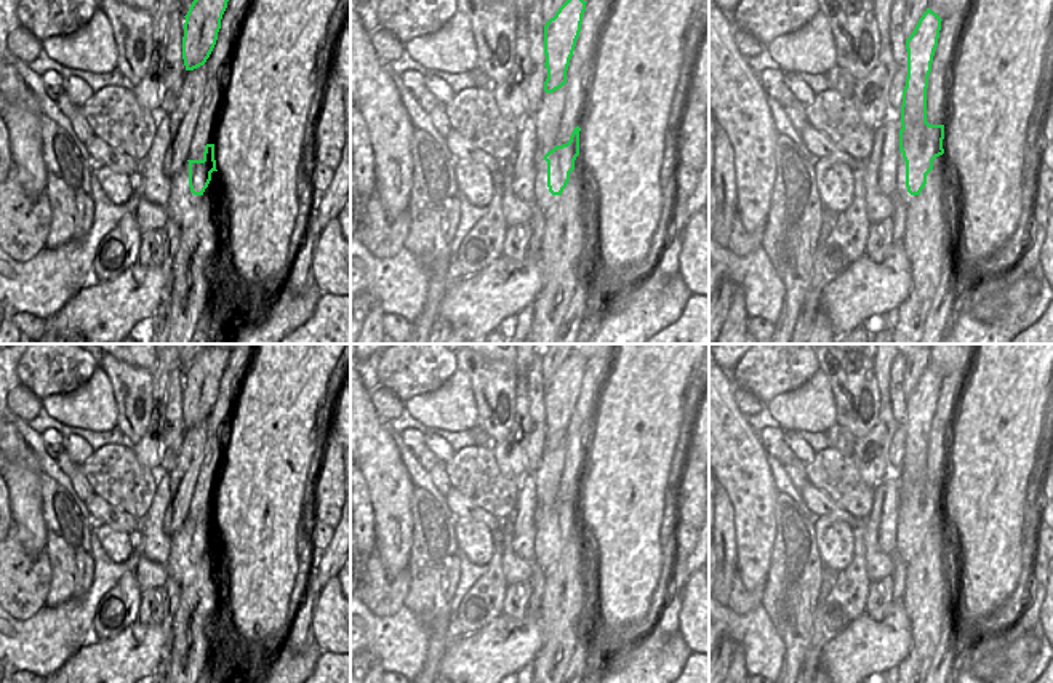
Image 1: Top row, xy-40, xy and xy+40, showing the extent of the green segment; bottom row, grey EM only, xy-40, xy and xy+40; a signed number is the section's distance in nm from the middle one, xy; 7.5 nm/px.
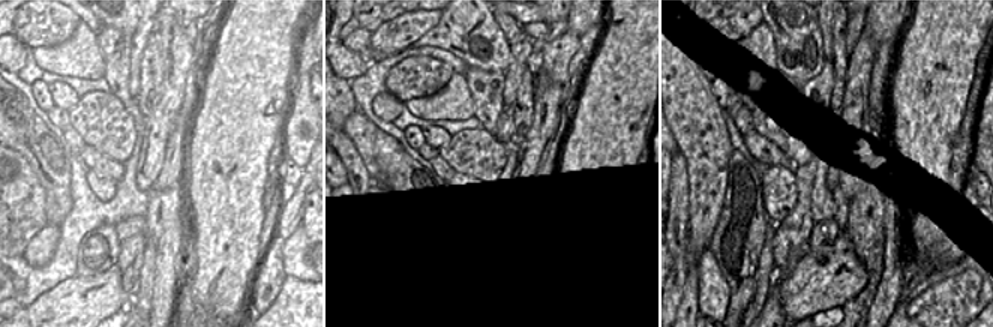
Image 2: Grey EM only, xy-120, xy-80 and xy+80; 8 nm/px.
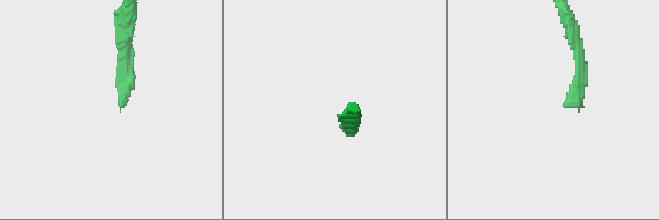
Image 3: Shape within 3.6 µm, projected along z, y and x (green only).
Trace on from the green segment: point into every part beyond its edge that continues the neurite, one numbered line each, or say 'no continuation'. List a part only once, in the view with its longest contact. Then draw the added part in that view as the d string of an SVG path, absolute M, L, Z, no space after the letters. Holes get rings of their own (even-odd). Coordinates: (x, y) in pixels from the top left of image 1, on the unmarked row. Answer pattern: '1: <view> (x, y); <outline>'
1: xy+40 (906, 557); M903 510L896 518L896 553L901 561L906 565L906 582L909 582L909 568L919 558L919 553L911 553L906 545L906 520Z

